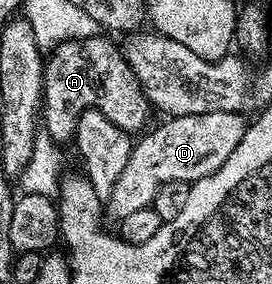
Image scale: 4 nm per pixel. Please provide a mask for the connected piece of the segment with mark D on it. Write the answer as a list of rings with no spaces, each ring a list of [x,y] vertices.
[[[228,111],[170,117],[163,121],[166,121],[163,125],[143,132],[133,142],[124,172],[116,179],[116,187],[112,187],[112,195],[104,205],[109,216],[111,213],[115,219],[121,219],[132,215],[132,211],[151,208],[162,185],[173,181],[193,183],[212,175],[236,151],[236,143],[244,139],[248,124],[243,114]]]

